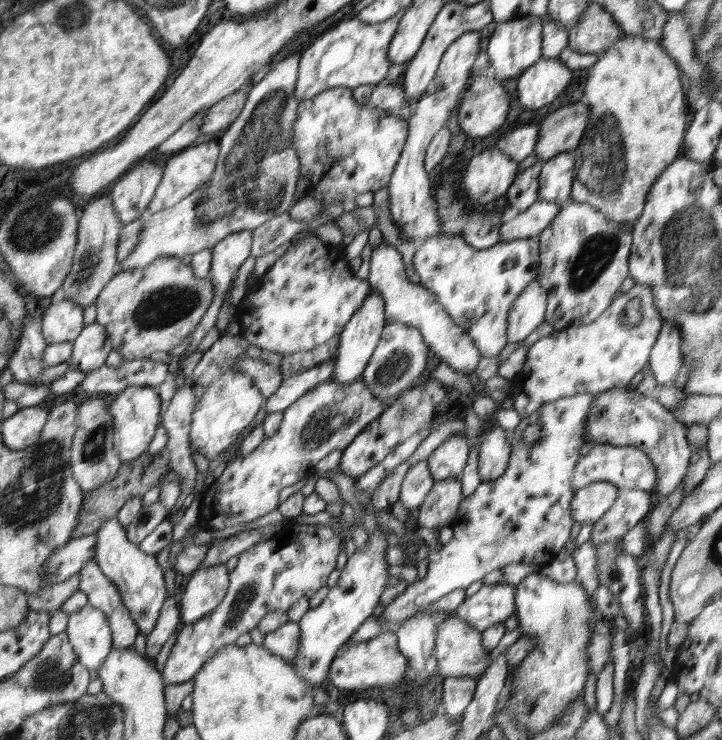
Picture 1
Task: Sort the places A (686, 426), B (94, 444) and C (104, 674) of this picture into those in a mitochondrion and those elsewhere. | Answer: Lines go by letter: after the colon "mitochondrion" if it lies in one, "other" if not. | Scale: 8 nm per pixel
A: other
B: mitochondrion
C: other

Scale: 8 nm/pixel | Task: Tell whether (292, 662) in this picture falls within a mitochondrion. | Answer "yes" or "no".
no

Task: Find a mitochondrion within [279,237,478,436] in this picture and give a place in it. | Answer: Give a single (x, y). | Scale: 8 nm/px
(395, 364)

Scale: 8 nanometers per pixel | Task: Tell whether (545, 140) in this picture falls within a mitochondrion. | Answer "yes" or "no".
no

